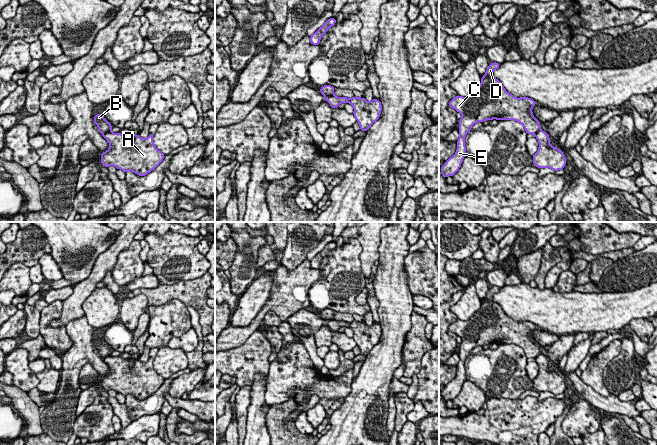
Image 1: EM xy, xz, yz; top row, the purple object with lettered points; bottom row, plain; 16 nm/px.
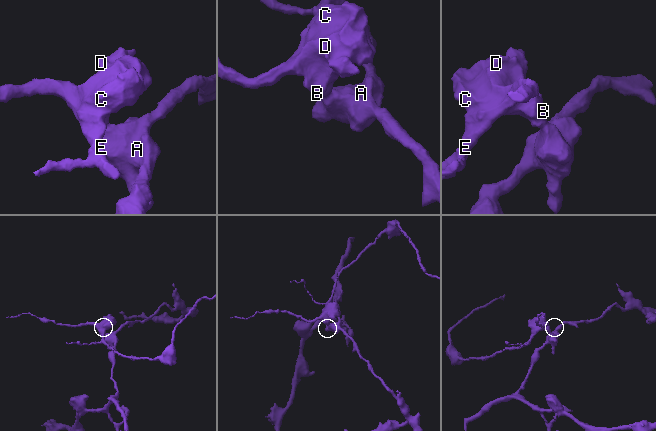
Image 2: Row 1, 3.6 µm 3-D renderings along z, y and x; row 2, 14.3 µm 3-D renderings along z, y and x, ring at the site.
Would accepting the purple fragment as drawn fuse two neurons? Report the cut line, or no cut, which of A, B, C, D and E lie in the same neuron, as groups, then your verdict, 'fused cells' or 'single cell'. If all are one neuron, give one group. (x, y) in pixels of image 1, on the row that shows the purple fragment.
cut in xy along (110, 129), (103, 135); A / B C D E; fused cells

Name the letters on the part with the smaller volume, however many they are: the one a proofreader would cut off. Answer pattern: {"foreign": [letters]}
{"foreign": ["B", "C", "D", "E"]}

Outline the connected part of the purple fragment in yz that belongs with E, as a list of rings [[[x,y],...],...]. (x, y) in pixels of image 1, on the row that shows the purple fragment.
[[[496,62],[488,65],[481,84],[469,96],[457,95],[449,102],[449,106],[460,112],[462,118],[458,123],[460,136],[456,153],[440,167],[444,178],[453,176],[461,167],[466,155],[465,136],[475,123],[492,119],[515,120],[523,125],[527,134],[536,134],[540,130],[541,123],[532,113],[536,101],[528,97],[516,98],[508,93],[492,76],[499,67]]]

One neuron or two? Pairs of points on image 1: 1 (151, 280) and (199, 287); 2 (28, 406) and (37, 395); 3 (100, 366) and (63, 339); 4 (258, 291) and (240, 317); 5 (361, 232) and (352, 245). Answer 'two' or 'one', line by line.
1: two
2: two
3: two
4: one
5: two

